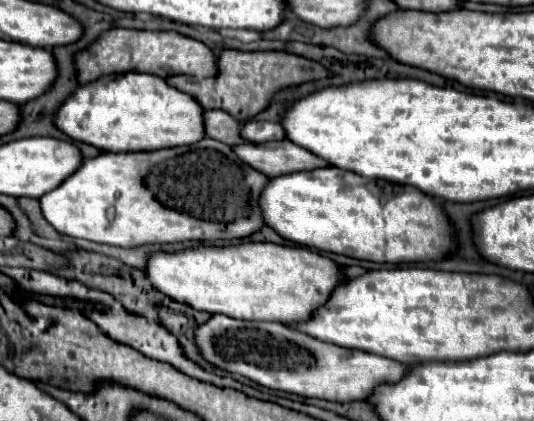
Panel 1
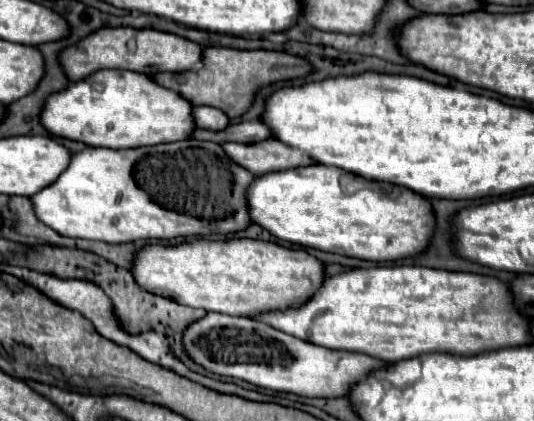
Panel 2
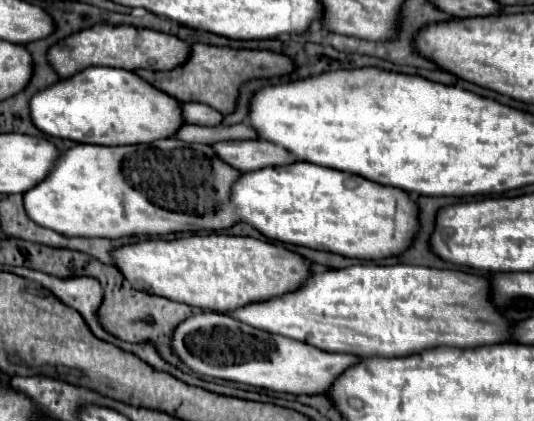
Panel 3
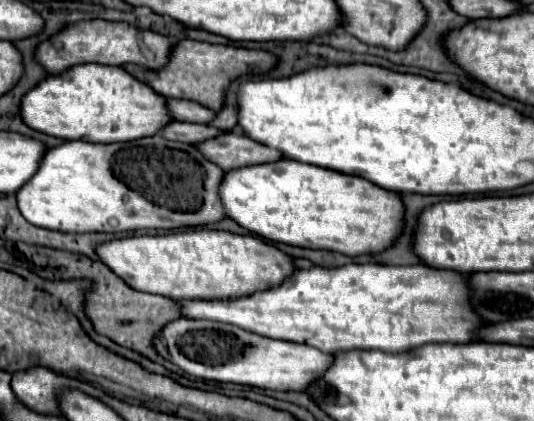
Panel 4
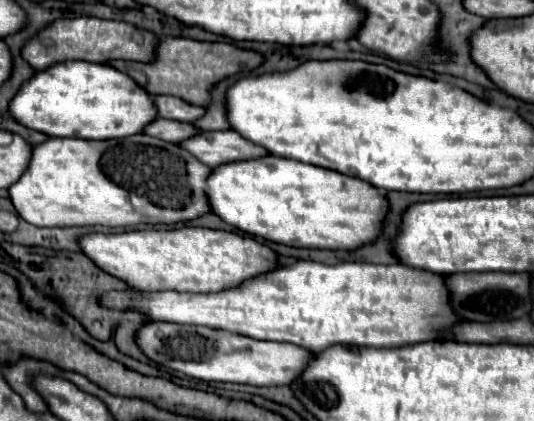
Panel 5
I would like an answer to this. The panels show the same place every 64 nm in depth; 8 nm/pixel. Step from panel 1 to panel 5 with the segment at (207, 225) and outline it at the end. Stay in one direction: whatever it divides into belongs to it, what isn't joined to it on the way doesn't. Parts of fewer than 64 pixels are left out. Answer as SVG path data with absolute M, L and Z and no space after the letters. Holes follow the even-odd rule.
M136 134L118 140L82 140L82 138L50 138L32 148L32 160L24 176L8 190L18 214L34 226L106 226L126 228L138 224L176 224L196 220L210 214L206 196L206 180L212 168L178 144Z

